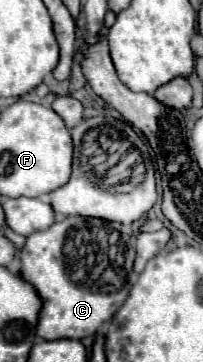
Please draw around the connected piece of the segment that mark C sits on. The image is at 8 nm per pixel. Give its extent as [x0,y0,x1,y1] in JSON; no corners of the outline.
[20,217,134,339]

